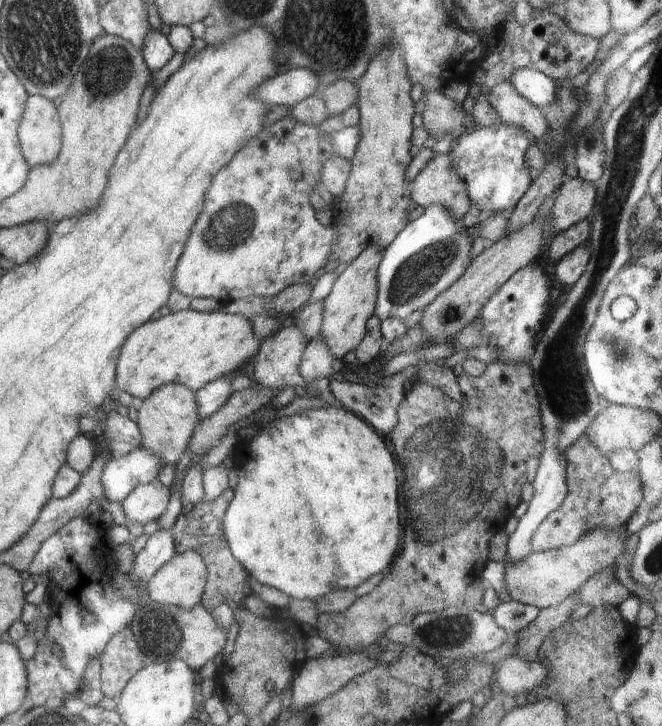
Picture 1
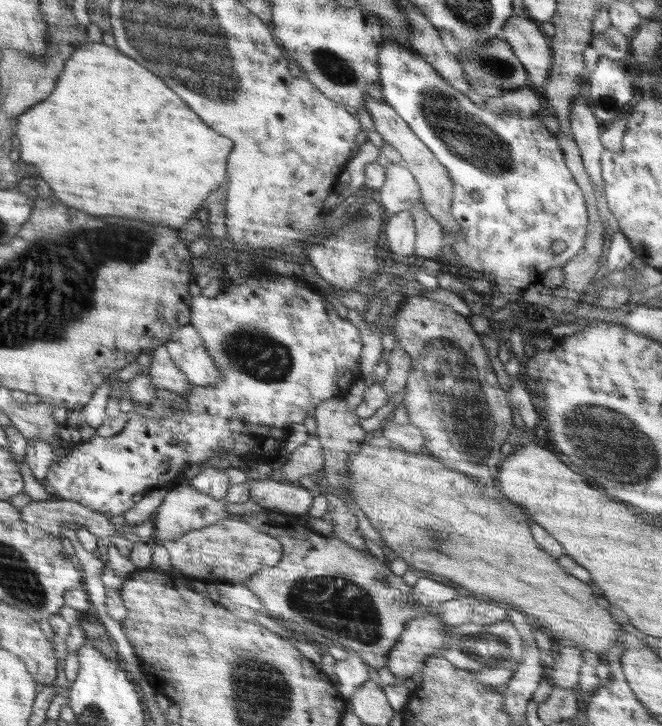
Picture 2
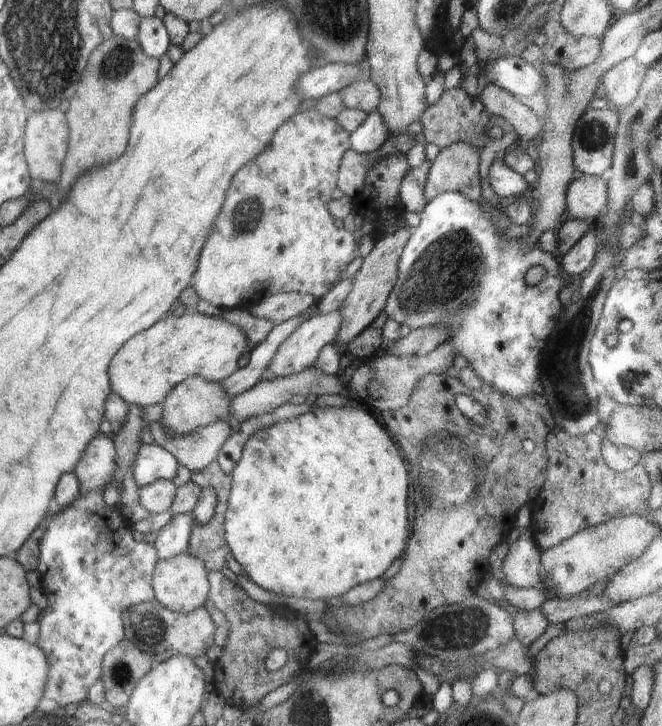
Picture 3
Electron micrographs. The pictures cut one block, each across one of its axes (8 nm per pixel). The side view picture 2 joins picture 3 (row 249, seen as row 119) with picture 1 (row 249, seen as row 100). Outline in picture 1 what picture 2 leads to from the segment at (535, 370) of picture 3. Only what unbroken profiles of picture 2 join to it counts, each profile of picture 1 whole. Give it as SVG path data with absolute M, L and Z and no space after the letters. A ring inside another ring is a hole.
M430 204L416 220L408 222L383 251L382 260L376 268L379 286L375 302L375 316L381 322L388 318L396 318L404 322L406 317L419 315L466 272L470 264L471 243L470 232L462 220L456 220L448 210L444 210L444 206Z

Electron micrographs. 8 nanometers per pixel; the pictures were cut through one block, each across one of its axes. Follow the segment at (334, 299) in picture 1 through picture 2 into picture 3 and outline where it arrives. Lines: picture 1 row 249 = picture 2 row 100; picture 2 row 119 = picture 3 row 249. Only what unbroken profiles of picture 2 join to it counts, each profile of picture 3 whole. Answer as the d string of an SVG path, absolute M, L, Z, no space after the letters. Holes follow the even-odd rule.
M404 226L396 232L381 236L372 248L372 251L364 258L364 263L360 270L354 274L352 279L352 290L346 296L340 312L342 312L342 326L338 330L336 345L343 349L346 344L354 340L360 332L366 330L368 326L378 318L386 306L390 290L396 282L396 272L398 272L398 258L410 238L410 227Z

